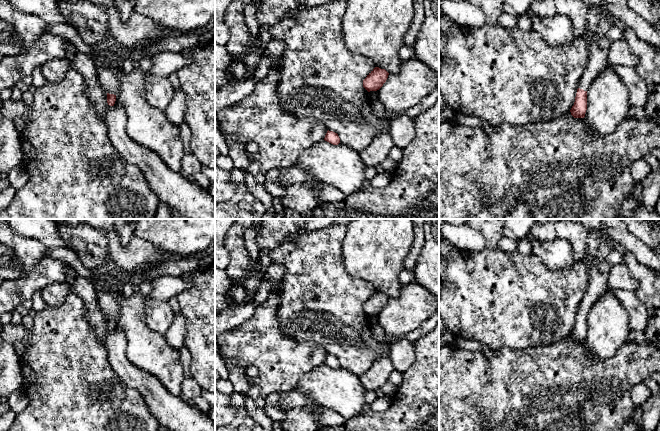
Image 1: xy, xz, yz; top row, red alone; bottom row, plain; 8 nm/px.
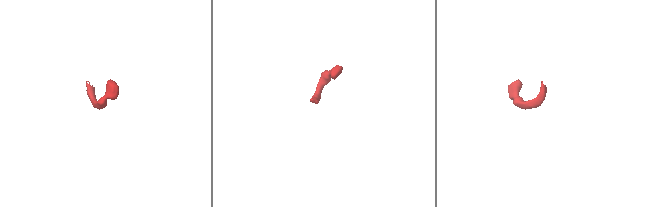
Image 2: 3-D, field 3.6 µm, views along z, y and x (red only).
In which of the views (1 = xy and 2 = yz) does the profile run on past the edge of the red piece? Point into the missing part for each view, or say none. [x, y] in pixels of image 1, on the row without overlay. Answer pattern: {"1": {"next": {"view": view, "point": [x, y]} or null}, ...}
{"1": {"next": {"view": "xy", "point": [109, 298]}}, "2": {"next": {"view": "yz", "point": [598, 285]}}}

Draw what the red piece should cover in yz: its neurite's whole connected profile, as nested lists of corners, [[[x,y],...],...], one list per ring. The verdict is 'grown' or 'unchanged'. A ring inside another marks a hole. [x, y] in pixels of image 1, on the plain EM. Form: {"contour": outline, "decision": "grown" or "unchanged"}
{"contour": [[[595,266],[588,267],[589,284],[579,305],[575,326],[570,336],[574,342],[584,342],[587,334],[587,315],[596,301],[607,291],[611,290],[608,284],[608,275],[602,273]]], "decision": "grown"}

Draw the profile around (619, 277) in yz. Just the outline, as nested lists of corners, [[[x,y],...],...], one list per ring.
[[[620,263],[612,267],[608,274],[608,284],[612,291],[618,289],[636,291],[639,283],[634,279],[625,263]]]

